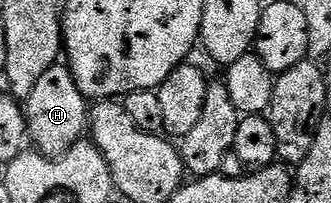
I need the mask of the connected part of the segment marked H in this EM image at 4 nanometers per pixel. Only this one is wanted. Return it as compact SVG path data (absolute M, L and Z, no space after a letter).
M64 63L50 67L24 102L29 138L33 146L46 157L61 157L83 138L90 119L87 98L78 89L71 68Z

